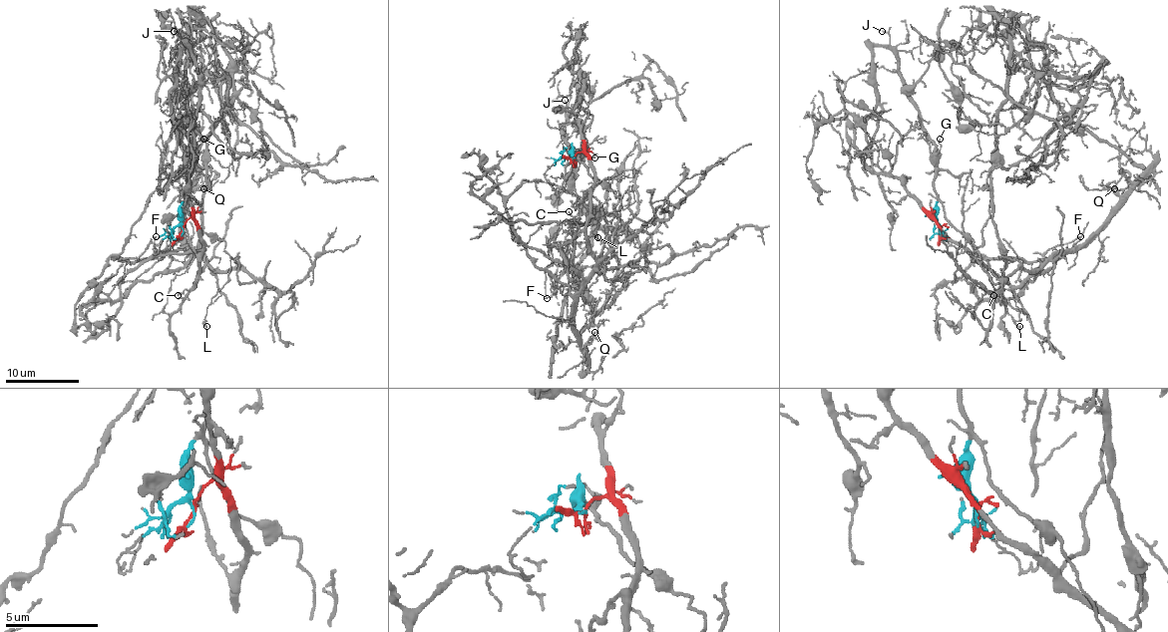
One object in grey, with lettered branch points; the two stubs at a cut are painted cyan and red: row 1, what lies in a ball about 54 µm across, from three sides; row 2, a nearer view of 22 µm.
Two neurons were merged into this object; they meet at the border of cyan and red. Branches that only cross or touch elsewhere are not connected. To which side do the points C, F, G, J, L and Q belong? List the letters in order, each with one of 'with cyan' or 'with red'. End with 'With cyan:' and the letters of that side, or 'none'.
C: with red
F: with red
G: with cyan
J: with cyan
L: with cyan
Q: with red
With cyan: G, J, L

